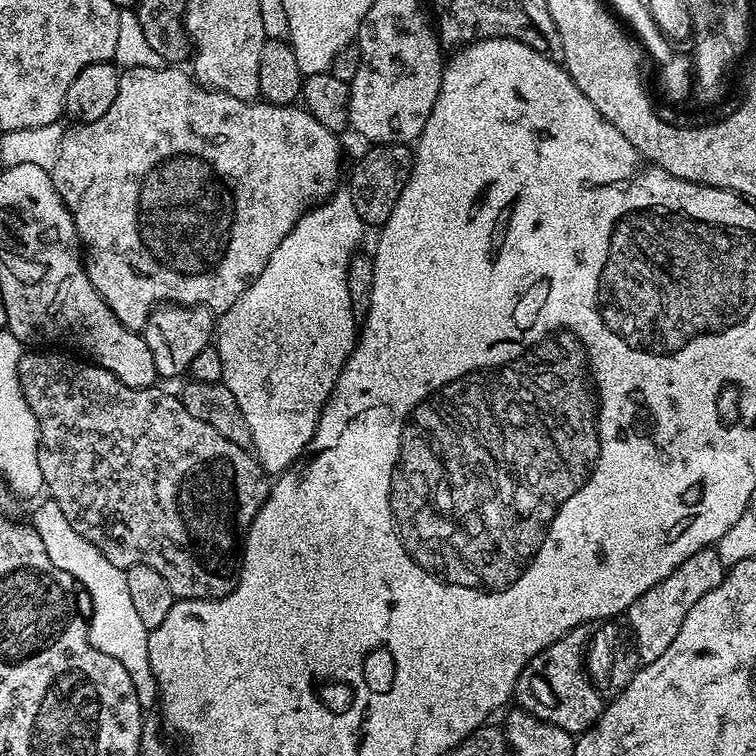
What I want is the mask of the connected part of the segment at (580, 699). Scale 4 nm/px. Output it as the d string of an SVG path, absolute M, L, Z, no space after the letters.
M587 627L567 630L561 640L539 652L522 670L514 693L515 703L520 703L517 705L523 711L573 734L591 728L606 707L605 697L596 691L593 681L586 675L586 649L590 644L588 631Z

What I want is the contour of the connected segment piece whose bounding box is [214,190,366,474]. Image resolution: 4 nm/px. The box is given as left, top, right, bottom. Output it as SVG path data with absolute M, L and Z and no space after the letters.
M337 191L327 202L313 207L301 216L298 223L290 230L290 234L286 234L286 238L282 238L282 242L274 250L274 254L270 254L270 262L266 262L266 270L262 270L262 274L258 274L258 278L241 294L238 302L234 302L234 306L227 308L215 325L214 344L219 348L222 358L222 374L224 375L222 383L228 387L230 394L234 394L234 398L242 410L244 420L248 424L251 447L256 447L255 459L265 473L282 473L298 457L304 455L305 448L308 447L308 443L311 442L312 436L316 432L316 423L320 420L320 412L324 409L324 403L331 396L336 380L344 369L348 356L356 346L358 322L351 313L350 294L347 293L347 266L348 260L351 259L356 248L354 246L359 242L363 232L366 232L366 225L358 218L347 191Z

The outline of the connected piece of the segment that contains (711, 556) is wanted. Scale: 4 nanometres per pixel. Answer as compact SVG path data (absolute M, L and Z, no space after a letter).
M715 547L703 548L690 554L686 562L682 562L662 582L650 586L646 594L642 594L629 606L626 613L627 627L636 642L636 652L644 664L652 664L654 658L659 658L668 649L670 642L682 630L682 622L686 622L686 614L702 598L702 594L710 594L714 586L724 580L726 566L722 558L718 558Z

